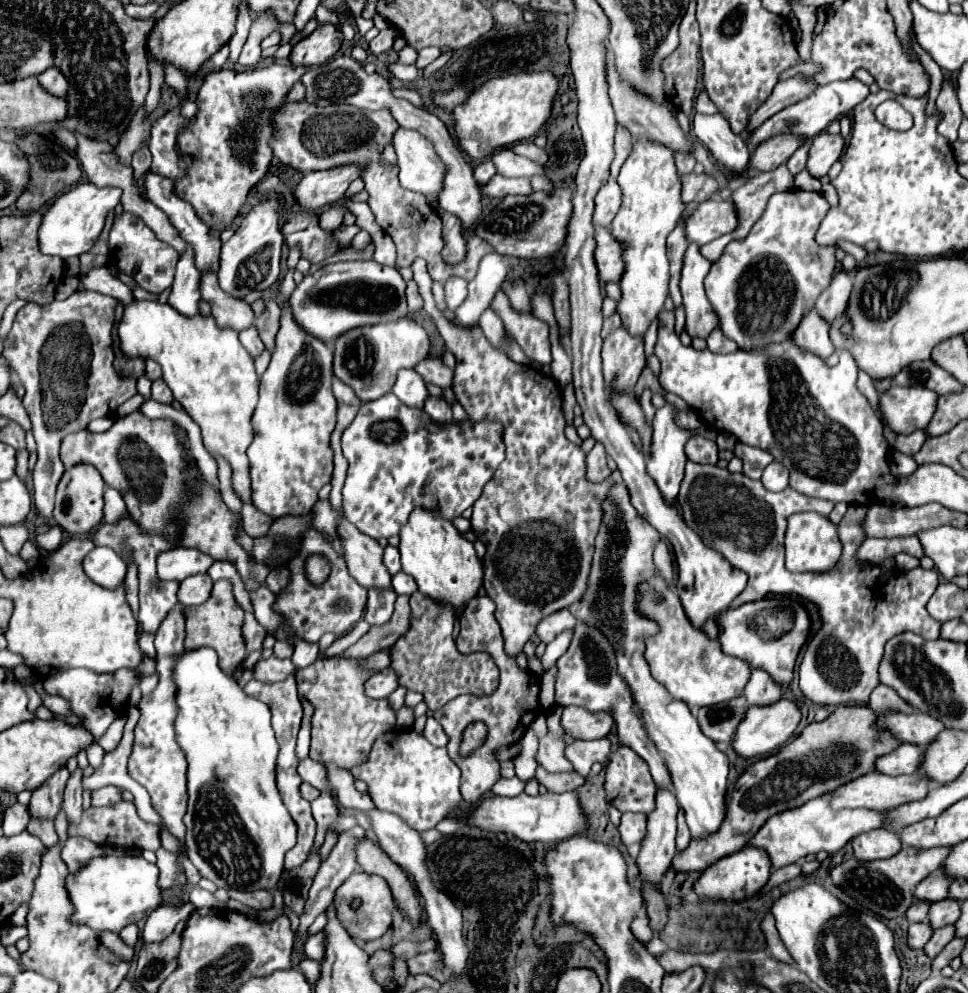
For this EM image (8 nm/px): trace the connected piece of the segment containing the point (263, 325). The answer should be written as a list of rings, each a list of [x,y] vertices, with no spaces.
[[[266,300],[266,310],[262,316],[256,318],[256,328],[260,330],[260,338],[264,342],[264,346],[268,348],[268,352],[274,352],[276,346],[276,334],[280,328],[280,308],[274,300]]]

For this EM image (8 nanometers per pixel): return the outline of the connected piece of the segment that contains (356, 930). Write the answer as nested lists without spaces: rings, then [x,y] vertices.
[[[352,874],[338,890],[336,890],[336,910],[338,910],[338,918],[344,924],[344,928],[348,930],[348,934],[356,940],[374,940],[384,936],[390,926],[392,926],[392,912],[396,908],[392,890],[388,888],[388,882],[380,876],[374,874]]]

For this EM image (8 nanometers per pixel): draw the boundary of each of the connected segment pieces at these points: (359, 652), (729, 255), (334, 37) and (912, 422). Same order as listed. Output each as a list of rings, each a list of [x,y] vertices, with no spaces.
[[[398,596],[392,620],[382,626],[372,626],[362,640],[358,640],[340,656],[342,658],[368,658],[382,648],[390,648],[396,642],[396,638],[408,630],[408,618],[410,618],[408,596]]]
[[[788,190],[774,194],[766,206],[766,212],[752,226],[750,234],[744,240],[732,240],[724,248],[724,254],[712,264],[712,270],[704,280],[708,300],[720,316],[720,330],[724,336],[734,340],[742,350],[766,348],[768,344],[788,340],[798,328],[800,320],[814,308],[820,292],[832,282],[836,268],[836,248],[818,246],[814,240],[814,234],[828,210],[830,204],[820,192]]]
[[[330,22],[320,24],[310,36],[302,38],[294,46],[290,60],[292,60],[292,64],[304,64],[304,66],[322,64],[340,50],[342,40],[344,40],[344,36],[336,24],[330,24]]]
[[[892,386],[880,394],[880,412],[888,426],[898,434],[912,434],[926,428],[936,412],[938,394],[918,386]]]

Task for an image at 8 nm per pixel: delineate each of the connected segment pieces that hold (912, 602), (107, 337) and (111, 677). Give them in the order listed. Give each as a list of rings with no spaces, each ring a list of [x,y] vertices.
[[[692,460],[686,462],[686,472],[682,480],[682,490],[678,494],[678,504],[684,516],[684,522],[704,540],[706,546],[712,544],[714,550],[724,554],[724,558],[738,570],[746,572],[750,576],[750,592],[742,592],[730,608],[738,608],[740,604],[762,600],[770,594],[774,596],[798,596],[804,600],[810,600],[818,606],[822,616],[822,628],[816,630],[806,644],[804,660],[800,664],[800,690],[802,694],[816,702],[816,704],[866,704],[870,692],[874,686],[878,686],[878,664],[880,656],[884,652],[884,644],[900,634],[900,632],[914,632],[922,638],[934,640],[940,636],[940,622],[932,620],[926,612],[926,602],[934,594],[940,578],[936,570],[924,570],[914,568],[910,572],[902,572],[898,576],[896,572],[886,574],[882,568],[874,564],[860,564],[860,560],[854,558],[856,548],[848,548],[848,554],[844,554],[838,562],[838,566],[826,574],[792,574],[784,568],[784,530],[786,520],[792,514],[798,512],[814,512],[814,498],[800,494],[792,490],[790,486],[782,492],[770,492],[766,490],[758,480],[750,480],[744,474],[732,474],[728,470],[722,470],[712,464],[696,464]]]
[[[78,290],[66,300],[56,300],[42,306],[28,302],[24,308],[18,310],[14,326],[4,340],[2,356],[8,360],[8,364],[12,364],[22,386],[26,388],[24,408],[32,420],[32,434],[38,444],[38,462],[32,470],[34,506],[44,520],[52,518],[56,486],[64,474],[64,464],[60,460],[60,444],[64,436],[86,428],[94,418],[102,418],[106,414],[112,416],[120,404],[136,394],[136,378],[116,376],[112,368],[114,352],[110,332],[114,324],[114,306],[116,298],[90,290]]]
[[[142,654],[140,668],[136,670],[118,670],[112,674],[96,674],[92,670],[66,670],[66,672],[56,672],[46,676],[42,684],[48,694],[58,694],[64,700],[68,700],[72,714],[82,718],[82,726],[90,730],[96,738],[100,738],[108,730],[108,726],[116,718],[120,718],[128,708],[132,688],[138,686],[142,678],[152,676],[154,672],[156,672],[156,662],[148,654]]]

